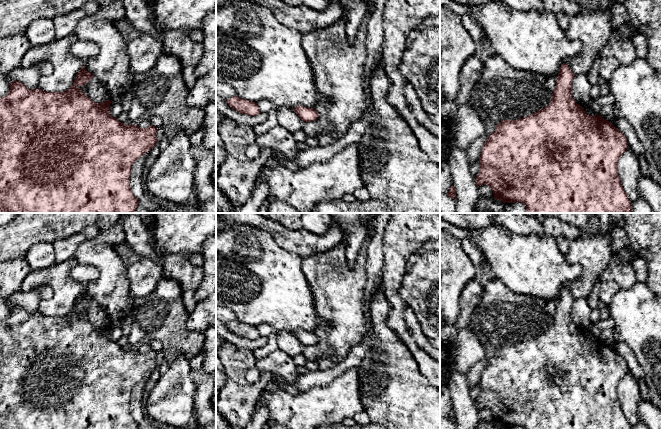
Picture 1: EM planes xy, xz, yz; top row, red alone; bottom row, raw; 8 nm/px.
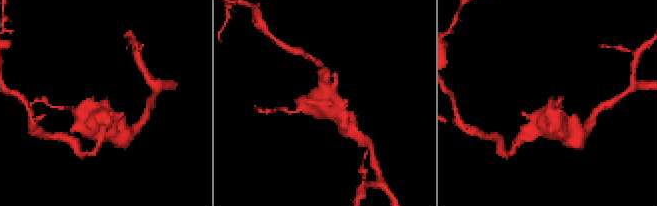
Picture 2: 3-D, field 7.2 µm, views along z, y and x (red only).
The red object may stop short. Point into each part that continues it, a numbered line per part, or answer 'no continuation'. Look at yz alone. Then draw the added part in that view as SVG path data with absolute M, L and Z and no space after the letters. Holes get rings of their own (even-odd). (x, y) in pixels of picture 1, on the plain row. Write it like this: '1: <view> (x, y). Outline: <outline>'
no continuation

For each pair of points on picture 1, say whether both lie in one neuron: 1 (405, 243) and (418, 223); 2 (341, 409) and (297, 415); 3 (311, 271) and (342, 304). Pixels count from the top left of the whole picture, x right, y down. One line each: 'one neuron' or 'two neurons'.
1: one neuron
2: one neuron
3: one neuron

